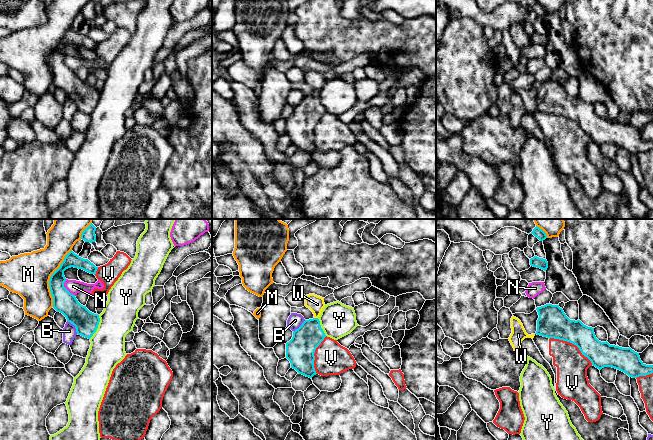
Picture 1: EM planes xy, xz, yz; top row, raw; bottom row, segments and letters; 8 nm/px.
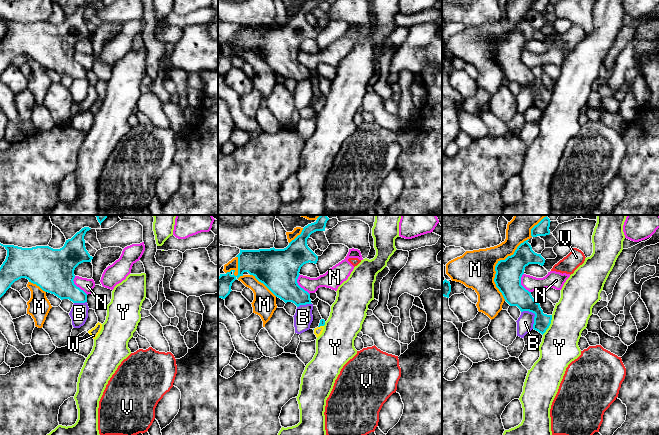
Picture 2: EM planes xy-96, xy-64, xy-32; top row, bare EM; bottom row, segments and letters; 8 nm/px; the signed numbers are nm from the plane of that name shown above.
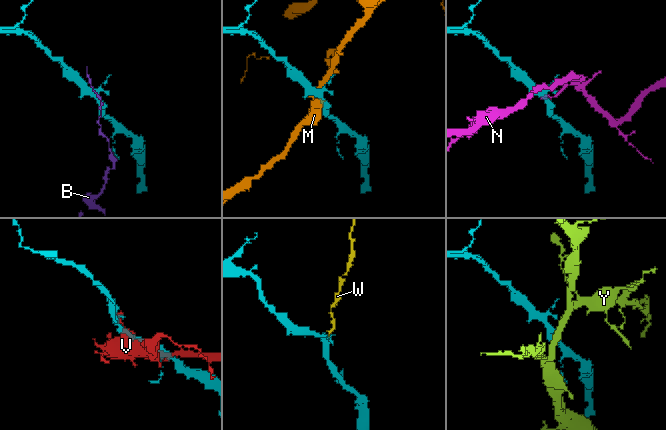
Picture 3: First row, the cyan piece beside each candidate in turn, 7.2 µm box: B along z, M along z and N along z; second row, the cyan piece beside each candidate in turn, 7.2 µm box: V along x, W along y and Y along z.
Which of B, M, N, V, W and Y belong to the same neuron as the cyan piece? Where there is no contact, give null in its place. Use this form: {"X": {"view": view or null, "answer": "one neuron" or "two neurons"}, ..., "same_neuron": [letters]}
{"B": {"view": "xy", "answer": "two neurons"}, "M": {"view": "xy", "answer": "two neurons"}, "N": {"view": "xy", "answer": "two neurons"}, "V": {"view": "yz", "answer": "two neurons"}, "W": {"view": "xz", "answer": "one neuron"}, "Y": {"view": "xy", "answer": "two neurons"}, "same_neuron": ["W"]}

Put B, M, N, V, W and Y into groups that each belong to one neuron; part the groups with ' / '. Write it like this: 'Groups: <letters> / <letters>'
Groups: B / M / N / V / W / Y

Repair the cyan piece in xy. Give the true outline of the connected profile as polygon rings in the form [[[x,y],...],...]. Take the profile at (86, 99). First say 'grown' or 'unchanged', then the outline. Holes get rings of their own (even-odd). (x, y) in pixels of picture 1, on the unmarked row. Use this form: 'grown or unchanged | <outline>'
unchanged | [[[71,26],[49,56],[53,84],[62,89],[67,97],[75,102],[78,111],[90,115],[98,104],[100,94],[98,90],[90,88],[86,82],[81,81],[75,71],[64,63],[66,57],[64,47],[71,43],[82,45],[94,51],[98,45],[88,35],[81,34]]]

